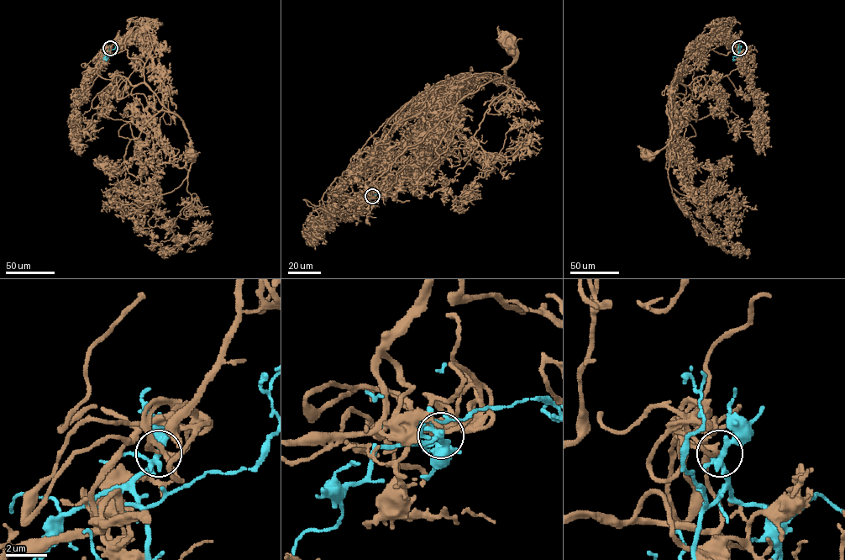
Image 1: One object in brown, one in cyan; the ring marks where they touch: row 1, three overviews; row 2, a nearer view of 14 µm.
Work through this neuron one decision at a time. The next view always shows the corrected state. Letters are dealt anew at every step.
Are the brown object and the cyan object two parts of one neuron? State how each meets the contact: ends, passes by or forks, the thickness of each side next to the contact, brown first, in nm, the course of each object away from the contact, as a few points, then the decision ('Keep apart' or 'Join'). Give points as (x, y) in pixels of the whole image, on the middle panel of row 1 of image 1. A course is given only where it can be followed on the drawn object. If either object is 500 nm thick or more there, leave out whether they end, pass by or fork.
At the ring brown passes by. At the ring cyan forks. Thickness 220 nm (brown) against 260 nm. Course of brown: (371, 196), (374, 170), (400, 148), (436, 87), (461, 74), (505, 81), (513, 60), (506, 40). Course of cyan: (372, 196), (369, 186), (364, 187). Keep apart

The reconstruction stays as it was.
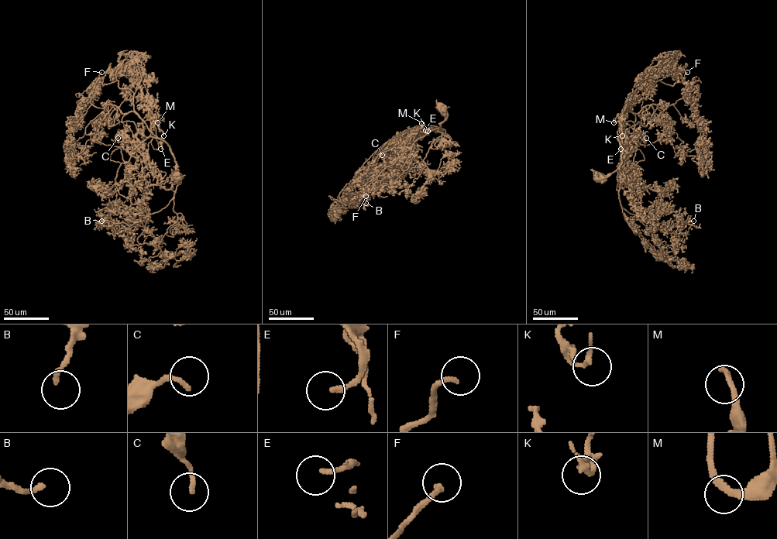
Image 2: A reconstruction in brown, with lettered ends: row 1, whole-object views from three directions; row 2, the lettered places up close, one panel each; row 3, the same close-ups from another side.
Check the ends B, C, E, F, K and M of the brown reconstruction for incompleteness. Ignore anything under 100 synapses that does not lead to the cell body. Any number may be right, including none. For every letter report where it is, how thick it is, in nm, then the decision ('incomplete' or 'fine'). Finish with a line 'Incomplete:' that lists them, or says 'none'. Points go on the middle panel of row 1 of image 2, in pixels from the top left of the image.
B: place (366, 203); calibre 180 nm; fine
C: place (382, 155); calibre 180 nm; fine
E: place (425, 130); calibre 170 nm; incomplete
F: place (366, 196); calibre 200 nm; incomplete
K: place (428, 131); calibre 200 nm; fine
M: place (421, 123); calibre 240 nm; fine
Incomplete: E, F

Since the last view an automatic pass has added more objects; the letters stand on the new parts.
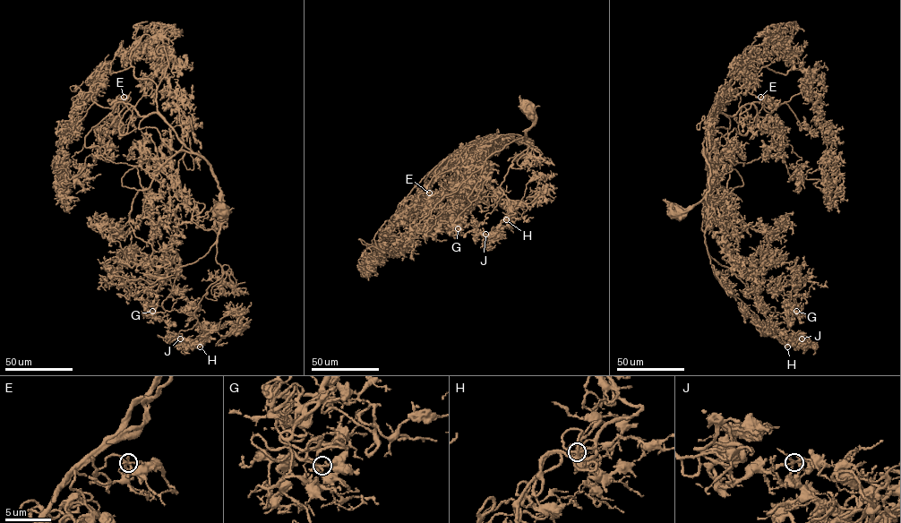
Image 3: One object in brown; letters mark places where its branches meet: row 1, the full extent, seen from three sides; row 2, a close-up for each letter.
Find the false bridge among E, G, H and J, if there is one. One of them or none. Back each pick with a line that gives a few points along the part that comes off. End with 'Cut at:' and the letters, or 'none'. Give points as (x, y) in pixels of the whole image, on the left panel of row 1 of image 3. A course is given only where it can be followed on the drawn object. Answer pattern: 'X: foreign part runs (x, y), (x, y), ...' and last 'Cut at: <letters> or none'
Cut at: none

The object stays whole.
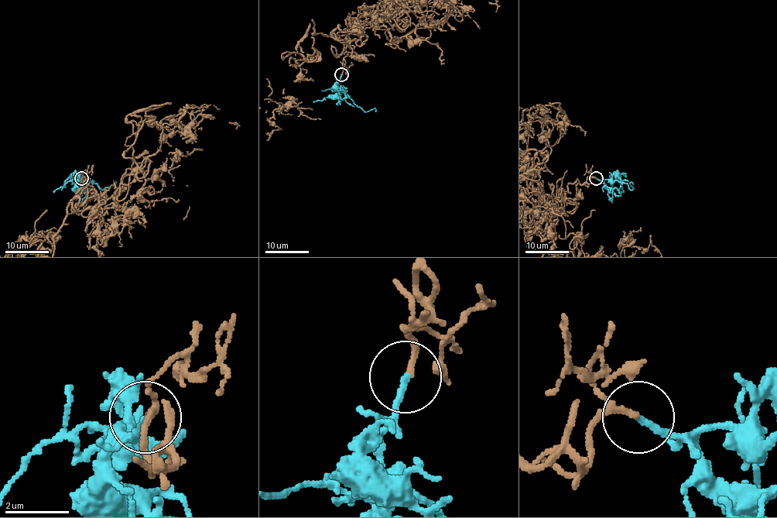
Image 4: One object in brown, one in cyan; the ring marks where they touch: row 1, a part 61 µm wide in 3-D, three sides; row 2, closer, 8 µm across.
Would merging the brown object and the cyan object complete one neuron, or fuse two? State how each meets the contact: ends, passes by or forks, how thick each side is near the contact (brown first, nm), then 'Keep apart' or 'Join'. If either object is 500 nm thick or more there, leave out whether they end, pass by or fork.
At the ring brown passes by. At the ring cyan ends. Thickness 130 nm (brown) against 200 nm. Join

